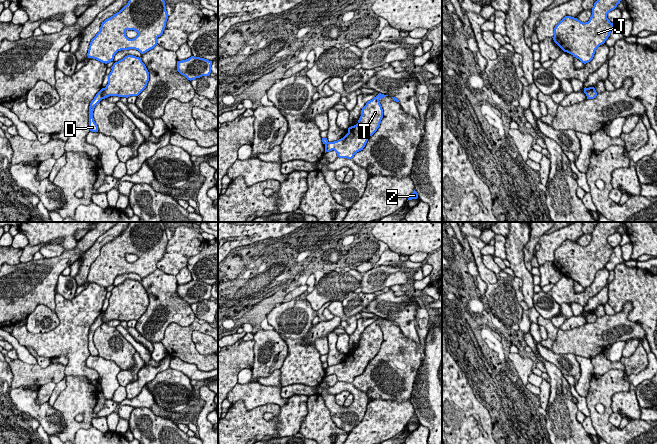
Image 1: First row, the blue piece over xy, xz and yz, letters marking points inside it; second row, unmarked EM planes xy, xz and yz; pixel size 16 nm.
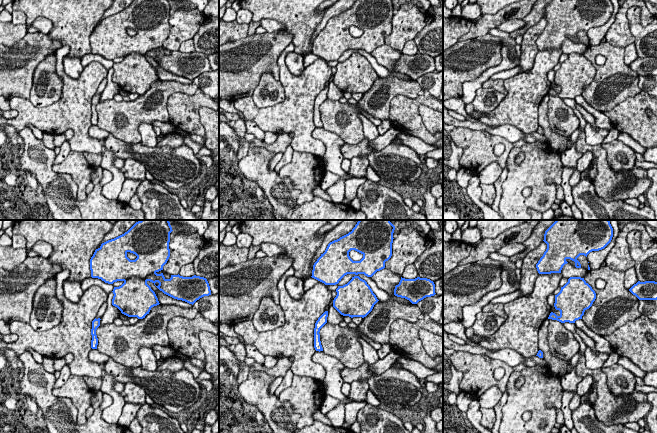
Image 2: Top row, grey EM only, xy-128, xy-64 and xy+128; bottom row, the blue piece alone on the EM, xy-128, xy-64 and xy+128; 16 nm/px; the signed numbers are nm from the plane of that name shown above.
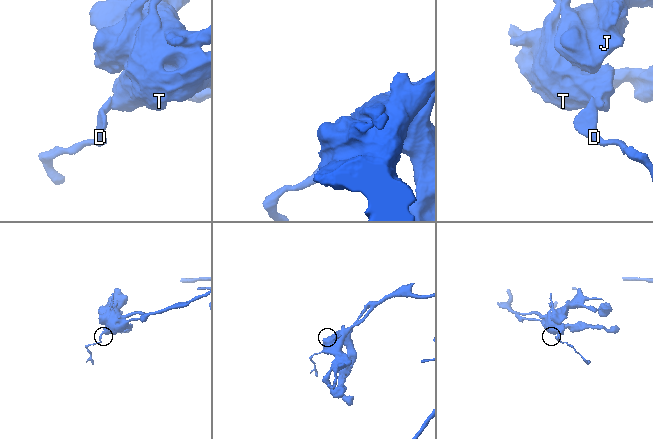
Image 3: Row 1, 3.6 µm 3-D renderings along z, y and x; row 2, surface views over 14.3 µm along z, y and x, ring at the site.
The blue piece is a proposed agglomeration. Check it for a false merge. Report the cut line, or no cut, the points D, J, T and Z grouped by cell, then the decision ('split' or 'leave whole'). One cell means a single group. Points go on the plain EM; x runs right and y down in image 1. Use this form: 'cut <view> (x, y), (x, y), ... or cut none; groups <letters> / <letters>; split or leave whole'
cut xy (103, 312), (102, 322); groups D / J T Z; split

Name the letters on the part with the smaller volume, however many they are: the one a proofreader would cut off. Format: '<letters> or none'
D

